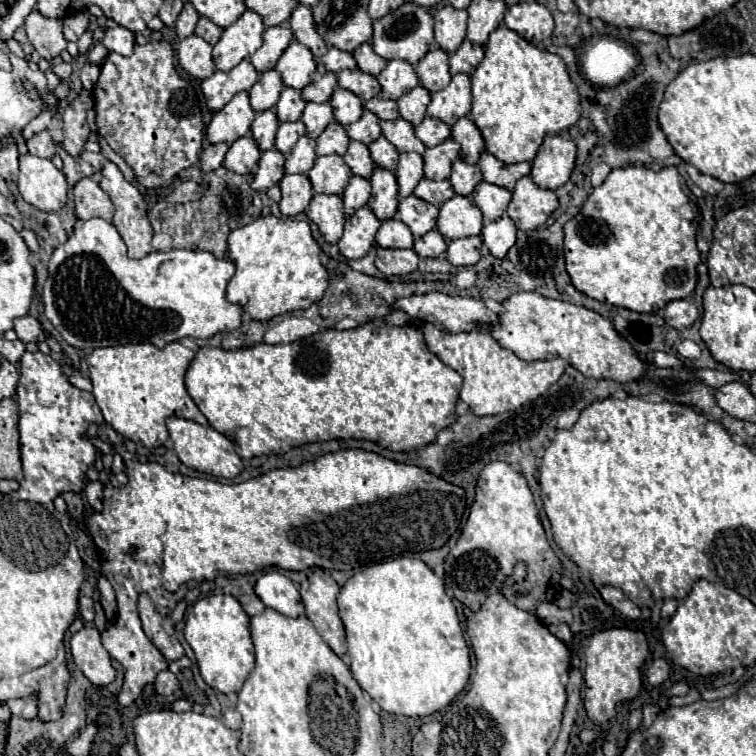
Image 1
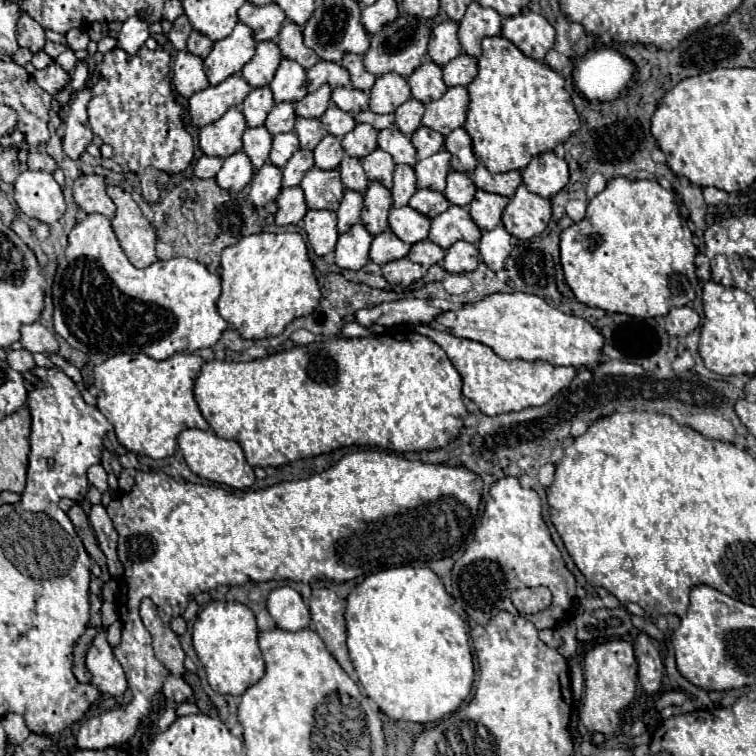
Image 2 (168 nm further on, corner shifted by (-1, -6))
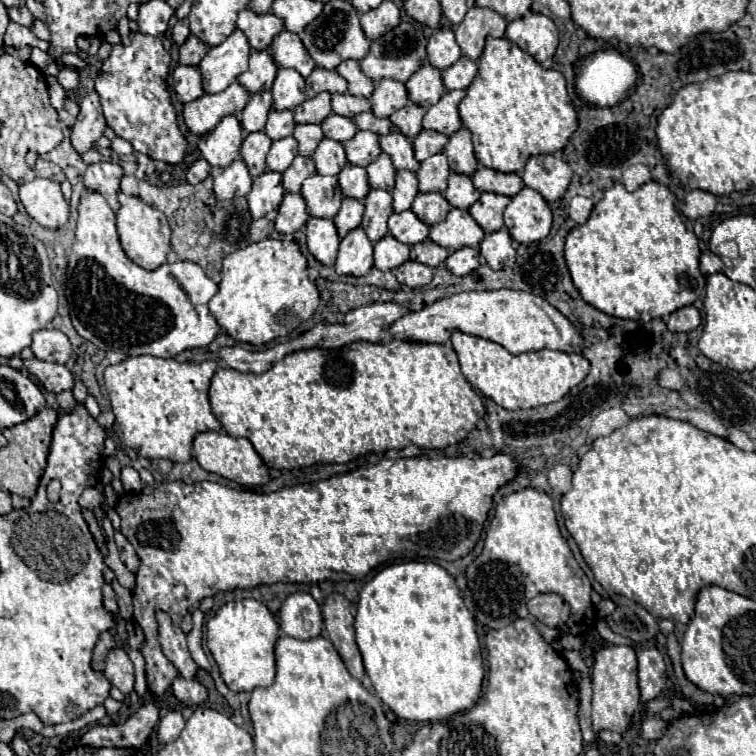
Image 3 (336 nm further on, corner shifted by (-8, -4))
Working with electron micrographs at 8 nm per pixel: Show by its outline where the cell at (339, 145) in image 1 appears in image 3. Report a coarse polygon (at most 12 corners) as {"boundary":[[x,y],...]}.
{"boundary":[[324,138],[312,158],[318,174],[340,174],[344,146]]}

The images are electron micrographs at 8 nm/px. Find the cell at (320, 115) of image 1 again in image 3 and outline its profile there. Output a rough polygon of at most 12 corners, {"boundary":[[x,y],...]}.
{"boundary":[[298,124],[298,154],[312,156],[324,138],[320,124]]}

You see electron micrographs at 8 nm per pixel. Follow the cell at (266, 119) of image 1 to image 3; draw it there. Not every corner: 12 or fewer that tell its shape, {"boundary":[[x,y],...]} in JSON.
{"boundary":[[250,132],[240,154],[254,178],[266,170],[272,140]]}

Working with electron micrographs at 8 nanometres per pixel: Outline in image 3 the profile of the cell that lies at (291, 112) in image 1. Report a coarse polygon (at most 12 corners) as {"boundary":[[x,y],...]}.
{"boundary":[[270,110],[264,132],[272,140],[292,136],[292,110]]}

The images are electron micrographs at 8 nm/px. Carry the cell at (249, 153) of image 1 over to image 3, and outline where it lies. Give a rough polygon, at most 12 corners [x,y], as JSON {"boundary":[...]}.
{"boundary":[[234,160],[214,178],[218,198],[246,196],[252,176],[244,160]]}

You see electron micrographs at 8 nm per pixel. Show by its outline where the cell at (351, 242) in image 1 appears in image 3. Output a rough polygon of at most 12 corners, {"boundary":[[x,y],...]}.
{"boundary":[[362,226],[348,232],[334,264],[338,274],[364,276],[374,244]]}

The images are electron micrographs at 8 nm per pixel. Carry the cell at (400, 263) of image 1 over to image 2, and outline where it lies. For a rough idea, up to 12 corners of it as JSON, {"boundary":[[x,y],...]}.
{"boundary":[[399,258],[383,266],[383,276],[393,286],[421,280],[425,266]]}

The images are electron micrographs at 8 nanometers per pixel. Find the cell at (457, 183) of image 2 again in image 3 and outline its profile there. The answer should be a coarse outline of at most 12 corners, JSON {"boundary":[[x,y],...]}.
{"boundary":[[450,172],[444,198],[470,208],[480,192],[466,174]]}

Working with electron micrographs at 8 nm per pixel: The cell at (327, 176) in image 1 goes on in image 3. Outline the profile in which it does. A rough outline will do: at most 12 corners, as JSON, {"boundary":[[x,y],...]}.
{"boundary":[[338,176],[302,184],[310,216],[334,218],[344,194]]}

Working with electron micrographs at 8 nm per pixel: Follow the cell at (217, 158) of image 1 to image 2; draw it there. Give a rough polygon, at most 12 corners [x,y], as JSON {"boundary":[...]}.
{"boundary":[[201,156],[193,168],[195,178],[213,178],[221,158]]}

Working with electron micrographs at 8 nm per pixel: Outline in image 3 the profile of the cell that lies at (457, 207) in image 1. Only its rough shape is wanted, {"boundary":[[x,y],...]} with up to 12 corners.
{"boundary":[[452,208],[430,240],[454,252],[478,246],[484,230],[468,210]]}

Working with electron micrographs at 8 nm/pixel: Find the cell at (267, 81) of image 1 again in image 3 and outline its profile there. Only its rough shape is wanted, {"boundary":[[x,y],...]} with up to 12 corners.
{"boundary":[[268,90],[252,94],[240,114],[248,132],[264,130],[272,110]]}

